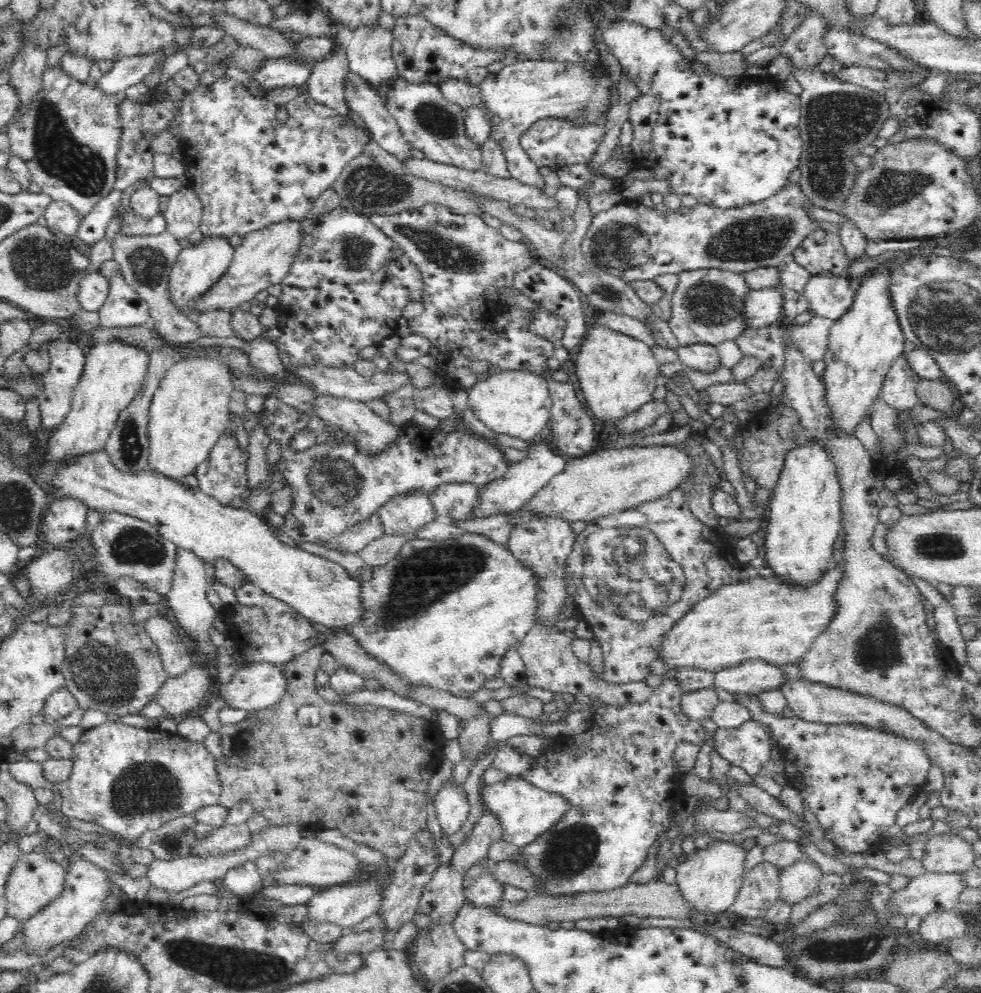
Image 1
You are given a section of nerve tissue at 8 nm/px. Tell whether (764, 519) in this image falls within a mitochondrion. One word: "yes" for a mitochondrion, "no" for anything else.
no

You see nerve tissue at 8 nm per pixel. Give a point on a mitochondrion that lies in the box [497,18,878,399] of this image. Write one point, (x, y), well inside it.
(755, 239)

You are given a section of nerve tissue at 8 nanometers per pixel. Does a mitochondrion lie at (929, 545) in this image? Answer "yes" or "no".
yes

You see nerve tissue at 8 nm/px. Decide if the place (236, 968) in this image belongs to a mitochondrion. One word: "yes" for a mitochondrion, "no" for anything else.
yes

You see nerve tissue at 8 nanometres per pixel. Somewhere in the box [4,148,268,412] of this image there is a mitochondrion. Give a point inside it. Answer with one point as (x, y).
(41, 263)

